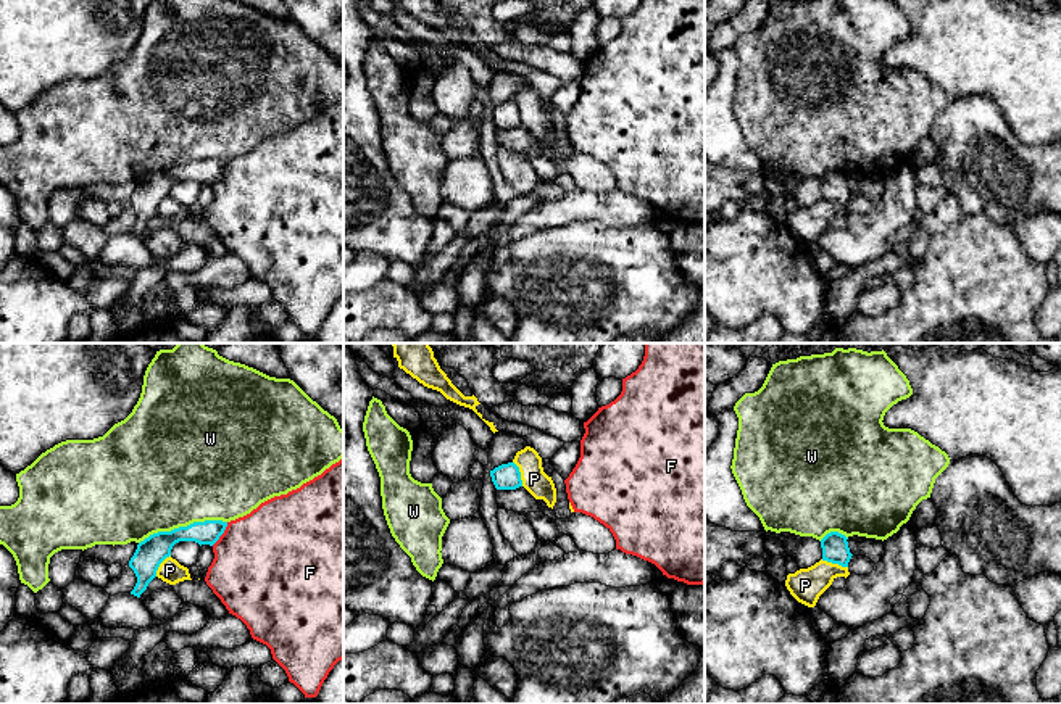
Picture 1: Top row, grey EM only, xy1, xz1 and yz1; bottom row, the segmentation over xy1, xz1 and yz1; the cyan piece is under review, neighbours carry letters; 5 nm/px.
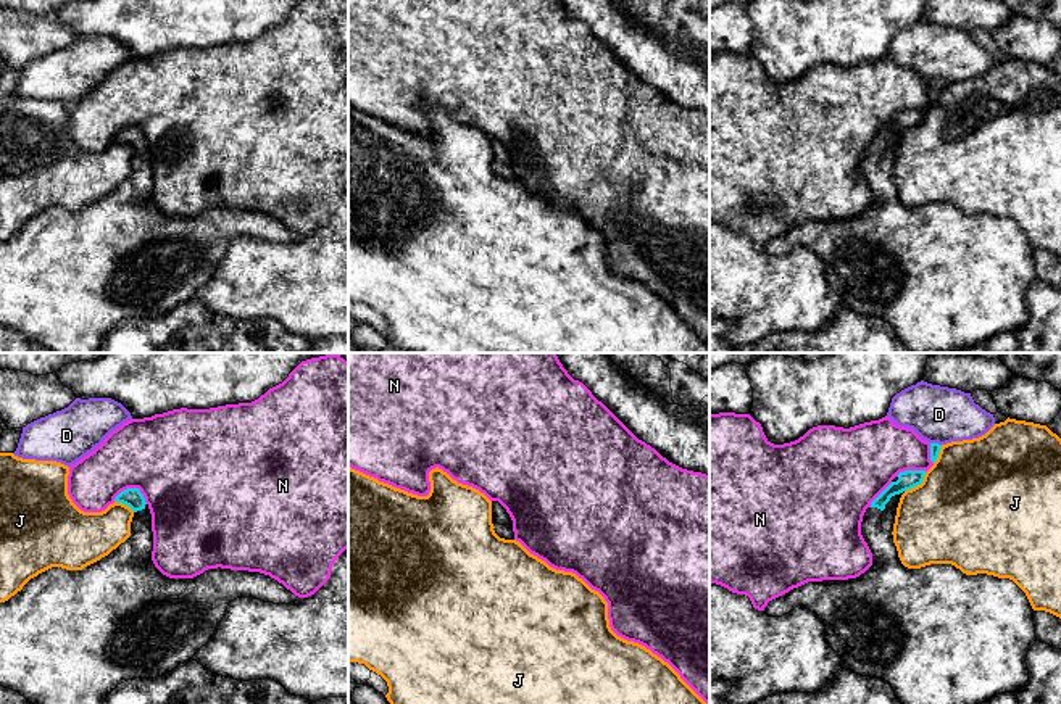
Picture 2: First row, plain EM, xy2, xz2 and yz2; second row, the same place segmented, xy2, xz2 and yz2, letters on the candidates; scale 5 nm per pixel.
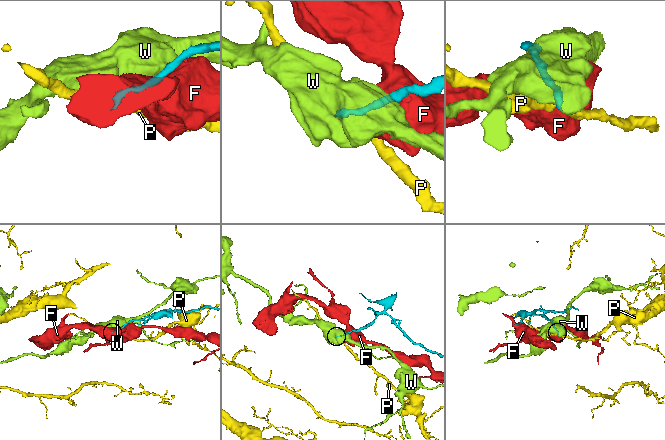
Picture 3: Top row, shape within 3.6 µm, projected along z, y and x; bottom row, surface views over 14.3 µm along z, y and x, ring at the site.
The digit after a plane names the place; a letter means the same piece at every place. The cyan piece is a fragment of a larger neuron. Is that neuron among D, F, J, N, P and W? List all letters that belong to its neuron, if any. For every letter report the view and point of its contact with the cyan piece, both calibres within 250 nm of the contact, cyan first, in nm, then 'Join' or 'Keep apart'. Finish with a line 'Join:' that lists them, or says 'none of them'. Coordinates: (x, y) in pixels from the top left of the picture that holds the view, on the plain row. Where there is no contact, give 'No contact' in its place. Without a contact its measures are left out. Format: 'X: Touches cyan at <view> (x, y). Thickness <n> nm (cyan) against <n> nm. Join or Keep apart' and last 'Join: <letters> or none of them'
D: Touches cyan at yz2 (936, 82). Thickness 50 nm (cyan) against 280 nm. Keep apart
F: Touches cyan at xy1 (223, 171). Thickness 120 nm (cyan) against 500 nm. Keep apart
J: Touches cyan at yz2 (918, 123). Thickness 90 nm (cyan) against 480 nm. Keep apart
N: Touches cyan at xy2 (133, 128). Thickness 90 nm (cyan) against 460 nm. Keep apart
P: Touches cyan at yz1 (834, 202). Thickness 130 nm (cyan) against 170 nm. Keep apart
W: Touches cyan at xy1 (183, 166). Thickness 150 nm (cyan) against 480 nm. Keep apart
Join: none of them

